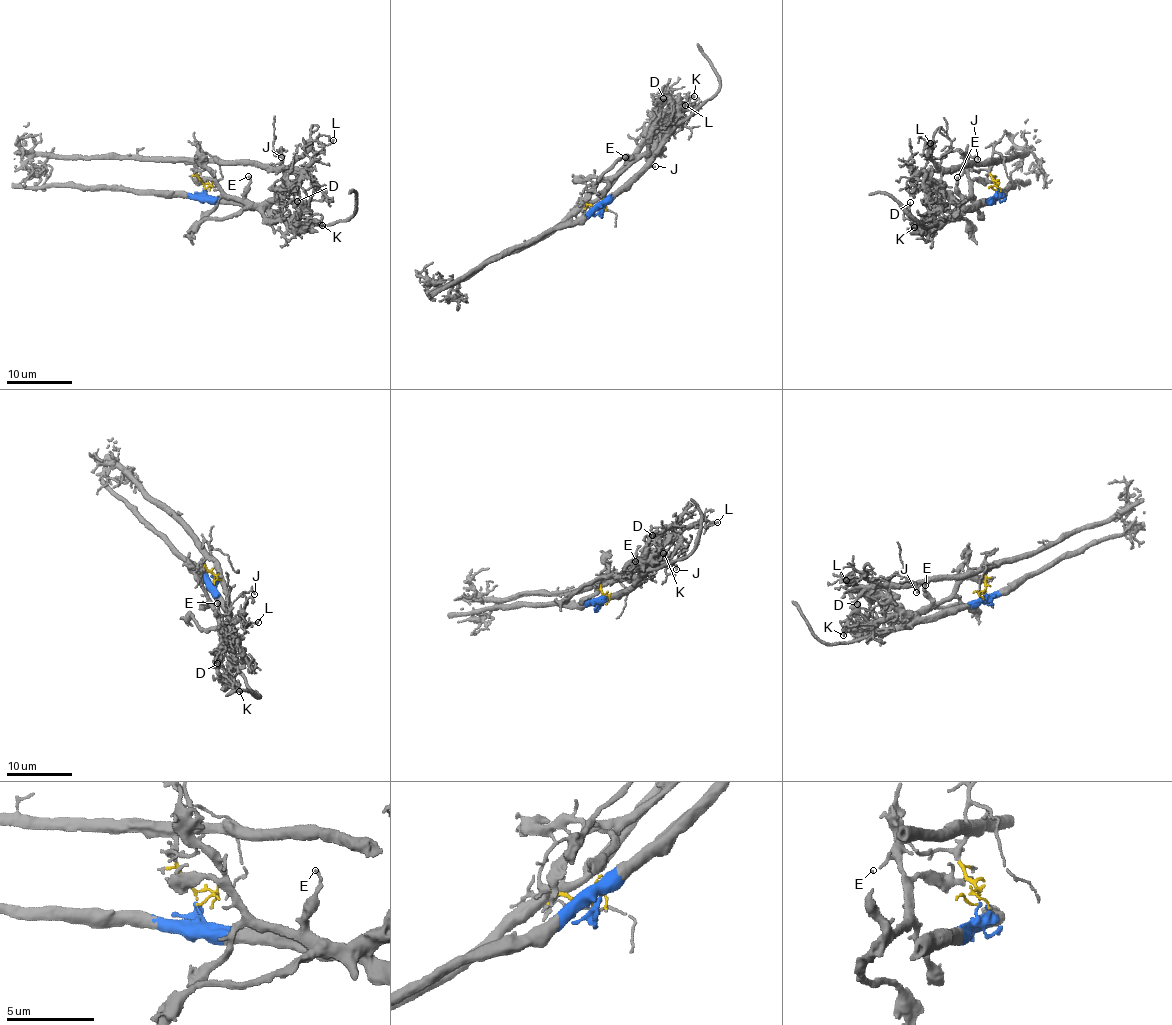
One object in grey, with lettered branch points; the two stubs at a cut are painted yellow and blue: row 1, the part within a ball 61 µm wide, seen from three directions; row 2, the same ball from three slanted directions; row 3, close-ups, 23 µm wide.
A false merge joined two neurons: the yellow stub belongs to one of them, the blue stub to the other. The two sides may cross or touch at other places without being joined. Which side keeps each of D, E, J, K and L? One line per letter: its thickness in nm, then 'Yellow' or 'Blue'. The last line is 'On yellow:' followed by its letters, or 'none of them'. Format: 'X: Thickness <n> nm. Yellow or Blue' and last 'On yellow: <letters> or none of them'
D: Thickness 170 nm. Blue
E: Thickness 170 nm. Blue
J: Thickness 90 nm. Yellow
K: Thickness 150 nm. Blue
L: Thickness 120 nm. Yellow
On yellow: J, L

